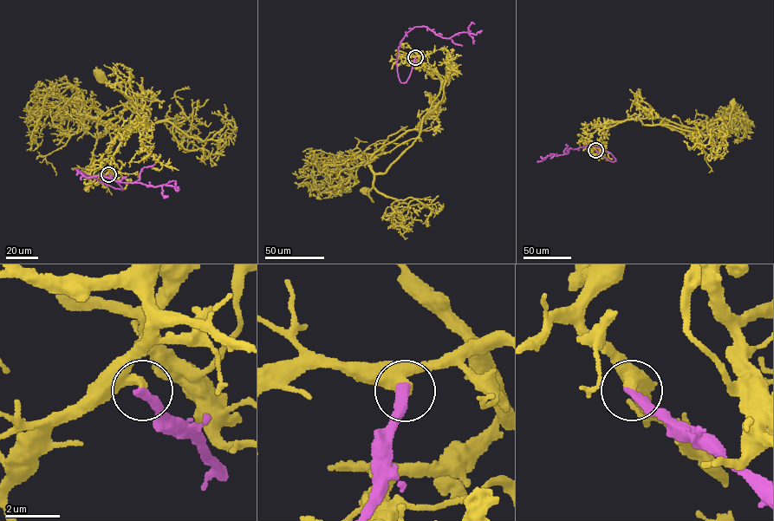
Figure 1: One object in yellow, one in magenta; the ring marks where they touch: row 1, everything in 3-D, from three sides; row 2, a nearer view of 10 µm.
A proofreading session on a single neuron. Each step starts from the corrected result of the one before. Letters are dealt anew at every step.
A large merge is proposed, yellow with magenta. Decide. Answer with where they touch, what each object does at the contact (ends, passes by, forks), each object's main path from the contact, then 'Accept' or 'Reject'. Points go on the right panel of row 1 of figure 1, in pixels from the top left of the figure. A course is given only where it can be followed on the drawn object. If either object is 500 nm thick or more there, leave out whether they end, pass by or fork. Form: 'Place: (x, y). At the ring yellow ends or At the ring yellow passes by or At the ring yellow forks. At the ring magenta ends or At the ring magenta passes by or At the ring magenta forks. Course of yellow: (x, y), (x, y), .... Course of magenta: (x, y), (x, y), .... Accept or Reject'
Place: (595, 150). At the ring yellow ends. At the ring magenta ends. Course of yellow: (595, 150), (608, 122), (632, 119), (717, 134), (730, 119), (732, 103). Course of magenta: (595, 150), (609, 160), (616, 161), (608, 152), (593, 146), (569, 148), (568, 153), (542, 159), (541, 156). Reject

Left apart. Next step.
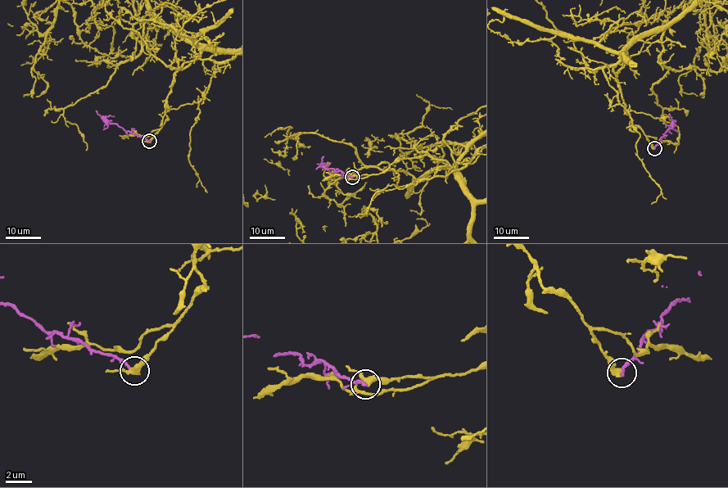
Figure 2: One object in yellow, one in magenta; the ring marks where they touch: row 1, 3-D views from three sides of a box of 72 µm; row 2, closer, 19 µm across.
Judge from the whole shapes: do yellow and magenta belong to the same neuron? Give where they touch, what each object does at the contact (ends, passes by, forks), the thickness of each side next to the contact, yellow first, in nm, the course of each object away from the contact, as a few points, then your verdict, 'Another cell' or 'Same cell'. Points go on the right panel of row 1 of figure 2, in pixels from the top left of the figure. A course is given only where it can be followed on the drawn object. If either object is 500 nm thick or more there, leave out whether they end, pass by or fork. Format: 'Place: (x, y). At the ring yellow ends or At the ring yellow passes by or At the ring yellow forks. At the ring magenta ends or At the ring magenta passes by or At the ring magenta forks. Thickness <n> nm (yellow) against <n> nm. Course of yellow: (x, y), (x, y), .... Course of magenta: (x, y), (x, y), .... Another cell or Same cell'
Place: (654, 148). At the ring yellow passes by. At the ring magenta ends. Thickness 360 nm (yellow) against 240 nm. Course of yellow: (654, 148), (625, 109), (612, 70), (622, 59), (666, 70), (703, 48). Course of magenta: (654, 148), (665, 133), (673, 128), (669, 114). Another cell

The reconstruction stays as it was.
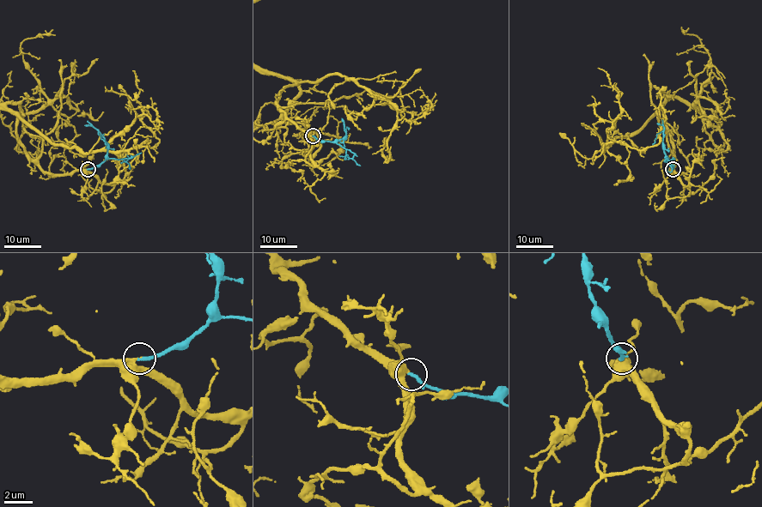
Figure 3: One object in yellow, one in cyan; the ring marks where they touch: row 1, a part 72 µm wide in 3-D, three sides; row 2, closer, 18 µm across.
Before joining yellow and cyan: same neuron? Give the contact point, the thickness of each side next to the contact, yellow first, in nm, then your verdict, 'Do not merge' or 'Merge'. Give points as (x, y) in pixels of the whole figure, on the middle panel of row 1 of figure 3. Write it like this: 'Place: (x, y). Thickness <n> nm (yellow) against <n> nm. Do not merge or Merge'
Place: (313, 135). Thickness 400 nm (yellow) against 240 nm. Merge

